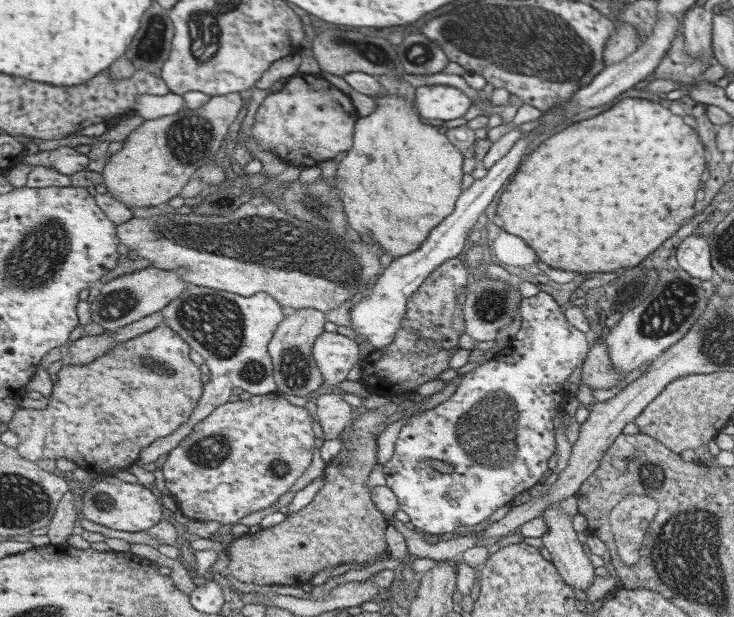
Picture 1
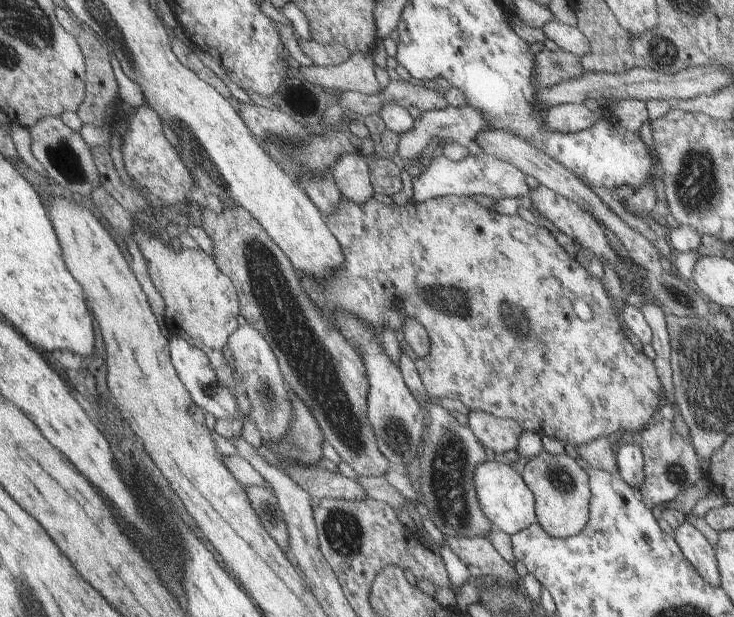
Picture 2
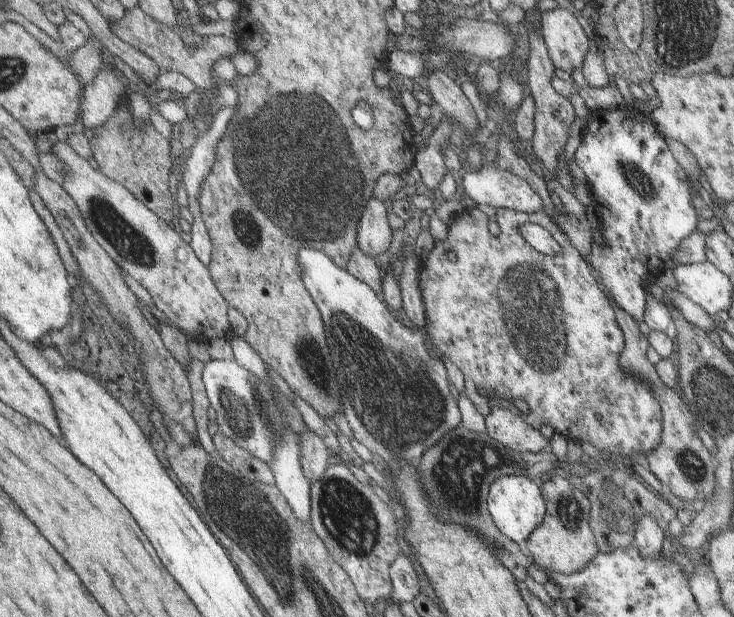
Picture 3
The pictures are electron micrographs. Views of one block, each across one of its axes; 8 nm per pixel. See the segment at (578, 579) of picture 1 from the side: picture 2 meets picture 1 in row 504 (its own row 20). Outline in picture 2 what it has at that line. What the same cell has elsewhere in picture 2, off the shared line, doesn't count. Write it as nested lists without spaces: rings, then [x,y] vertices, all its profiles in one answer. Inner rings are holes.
[[[551,19],[542,26],[545,38],[557,45],[557,48],[576,57],[589,54],[589,43],[577,27]]]

